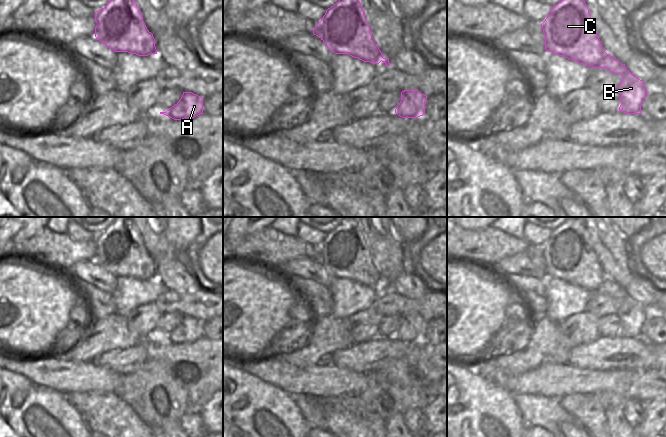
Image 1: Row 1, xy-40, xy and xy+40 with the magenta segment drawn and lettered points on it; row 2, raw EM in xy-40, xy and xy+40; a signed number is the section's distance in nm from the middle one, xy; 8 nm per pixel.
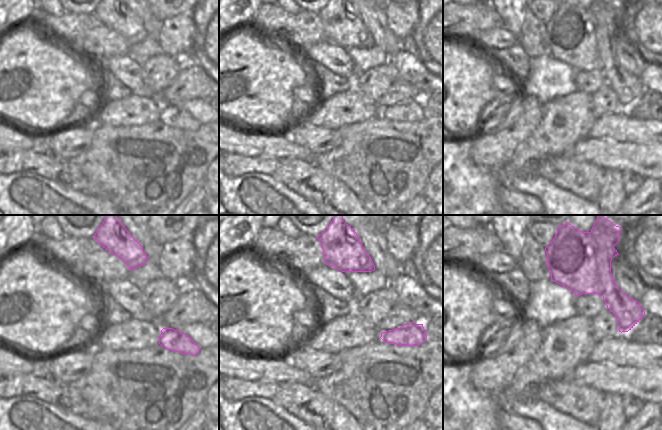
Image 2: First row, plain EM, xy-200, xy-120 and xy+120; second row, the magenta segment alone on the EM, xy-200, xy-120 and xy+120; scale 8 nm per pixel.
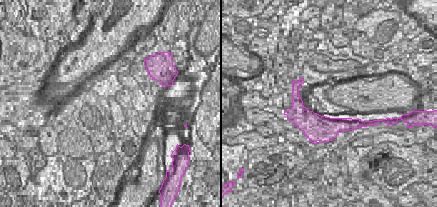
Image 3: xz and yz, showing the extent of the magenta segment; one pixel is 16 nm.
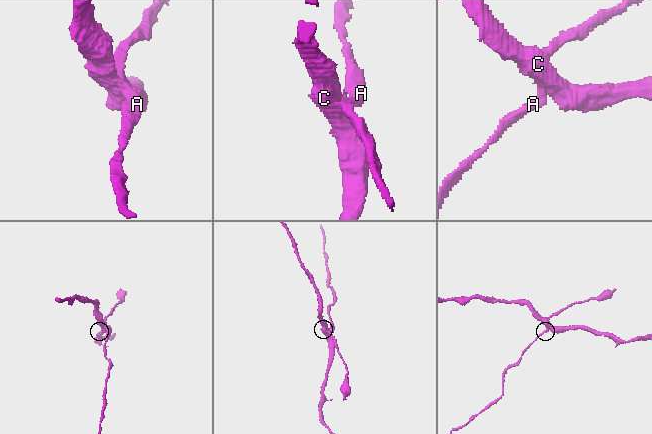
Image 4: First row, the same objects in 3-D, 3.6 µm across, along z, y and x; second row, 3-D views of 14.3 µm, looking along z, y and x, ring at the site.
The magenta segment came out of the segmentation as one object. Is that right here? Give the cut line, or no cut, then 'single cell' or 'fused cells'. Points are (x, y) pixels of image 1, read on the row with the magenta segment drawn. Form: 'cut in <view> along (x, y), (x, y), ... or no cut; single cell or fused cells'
cut in xy+40 along (606, 53), (599, 66); fused cells

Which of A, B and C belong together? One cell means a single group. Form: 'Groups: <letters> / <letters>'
Groups: A B / C.

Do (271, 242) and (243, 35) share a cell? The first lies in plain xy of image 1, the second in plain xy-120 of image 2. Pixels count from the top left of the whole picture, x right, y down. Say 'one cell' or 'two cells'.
two cells

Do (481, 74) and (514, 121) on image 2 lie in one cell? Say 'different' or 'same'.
different

